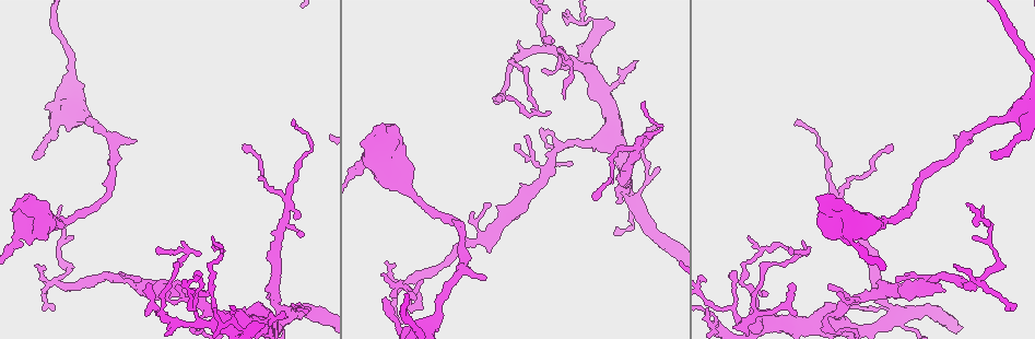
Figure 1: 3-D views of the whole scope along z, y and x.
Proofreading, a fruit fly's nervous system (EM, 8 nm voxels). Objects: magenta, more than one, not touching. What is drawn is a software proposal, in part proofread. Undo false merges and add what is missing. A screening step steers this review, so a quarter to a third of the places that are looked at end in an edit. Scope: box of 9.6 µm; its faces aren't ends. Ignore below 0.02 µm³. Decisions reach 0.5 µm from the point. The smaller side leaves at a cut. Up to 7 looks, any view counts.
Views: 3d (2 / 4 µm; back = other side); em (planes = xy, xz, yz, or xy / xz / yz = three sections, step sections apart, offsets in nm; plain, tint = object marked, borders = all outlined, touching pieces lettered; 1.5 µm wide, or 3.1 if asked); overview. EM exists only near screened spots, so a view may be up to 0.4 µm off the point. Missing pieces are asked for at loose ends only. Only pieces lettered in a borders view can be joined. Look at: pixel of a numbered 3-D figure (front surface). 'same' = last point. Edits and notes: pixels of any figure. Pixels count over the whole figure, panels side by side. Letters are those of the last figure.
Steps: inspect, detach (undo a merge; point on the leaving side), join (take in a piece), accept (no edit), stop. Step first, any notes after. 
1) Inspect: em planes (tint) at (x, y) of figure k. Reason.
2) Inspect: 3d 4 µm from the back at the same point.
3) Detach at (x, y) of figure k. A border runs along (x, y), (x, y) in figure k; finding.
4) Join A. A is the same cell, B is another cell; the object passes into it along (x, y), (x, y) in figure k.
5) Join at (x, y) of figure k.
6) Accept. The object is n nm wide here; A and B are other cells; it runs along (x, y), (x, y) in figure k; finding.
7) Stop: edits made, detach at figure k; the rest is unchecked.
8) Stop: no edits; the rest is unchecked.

Inspect: em planes (plain) at (880, 224) of figure 1. Sudden change in width.

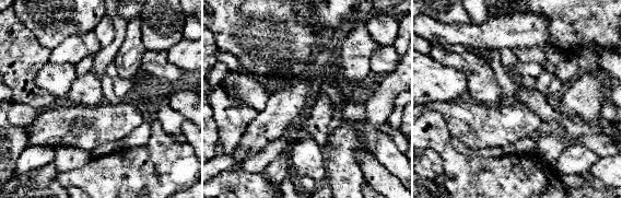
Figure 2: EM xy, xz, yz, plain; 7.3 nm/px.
Inspect: em planes (borders) at the same point. See the neighbours.

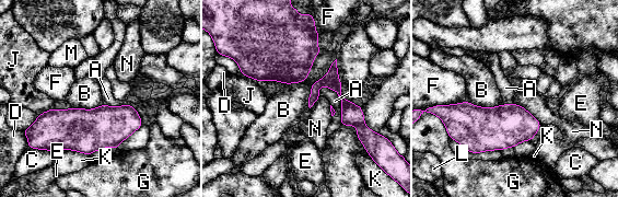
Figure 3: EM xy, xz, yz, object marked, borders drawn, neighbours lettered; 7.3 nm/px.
Accept. The object is 320 nm wide here; A, B, C, D, E, F, G, J, K, L, M and N are other cells; a border runs along (55, 151), (76, 150), (89, 155) in figure 3; one neuron here.

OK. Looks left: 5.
Inspect: em planes (tint) at (563, 98) of figure 1. Free end.

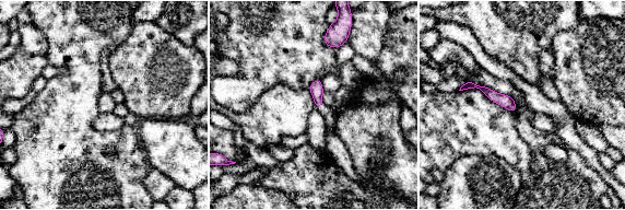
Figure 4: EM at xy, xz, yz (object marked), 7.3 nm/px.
Inspect: em planes (borders) at the same point.

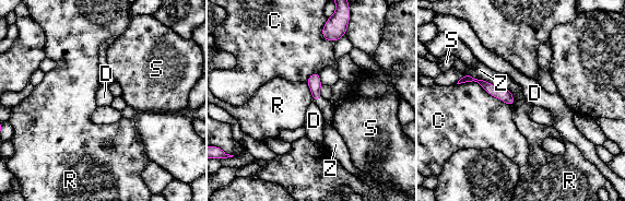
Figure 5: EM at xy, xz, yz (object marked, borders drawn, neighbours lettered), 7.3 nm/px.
Accept. C, D, R, S and Z are other cells; a border runs along (305, 82), (313, 99) in figure 5; no lettered piece goes on from it.

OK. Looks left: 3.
Inspect: 3d 2 µm at (633, 61) of figure 1. Branch stops here.

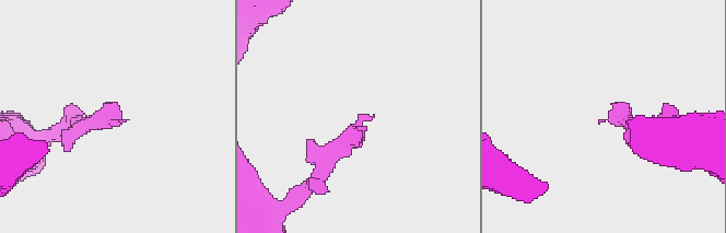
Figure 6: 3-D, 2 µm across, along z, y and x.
Inspect: em planes (borders) at (123, 120) of figure 6. Shape alone is not enough.

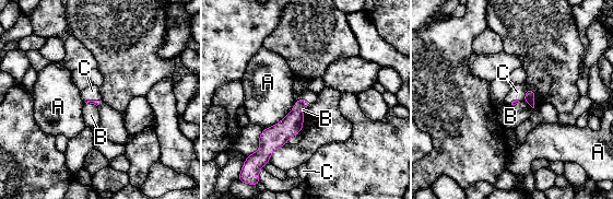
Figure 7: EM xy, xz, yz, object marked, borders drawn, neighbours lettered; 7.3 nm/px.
Join C. C is the same cell, A and B are other cells; the object passes into it along (292, 125), (305, 100), (310, 96) in figure 7; the neuron continues.

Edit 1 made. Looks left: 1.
Stop: edits made, join at figure 7; the rest is unchecked.

